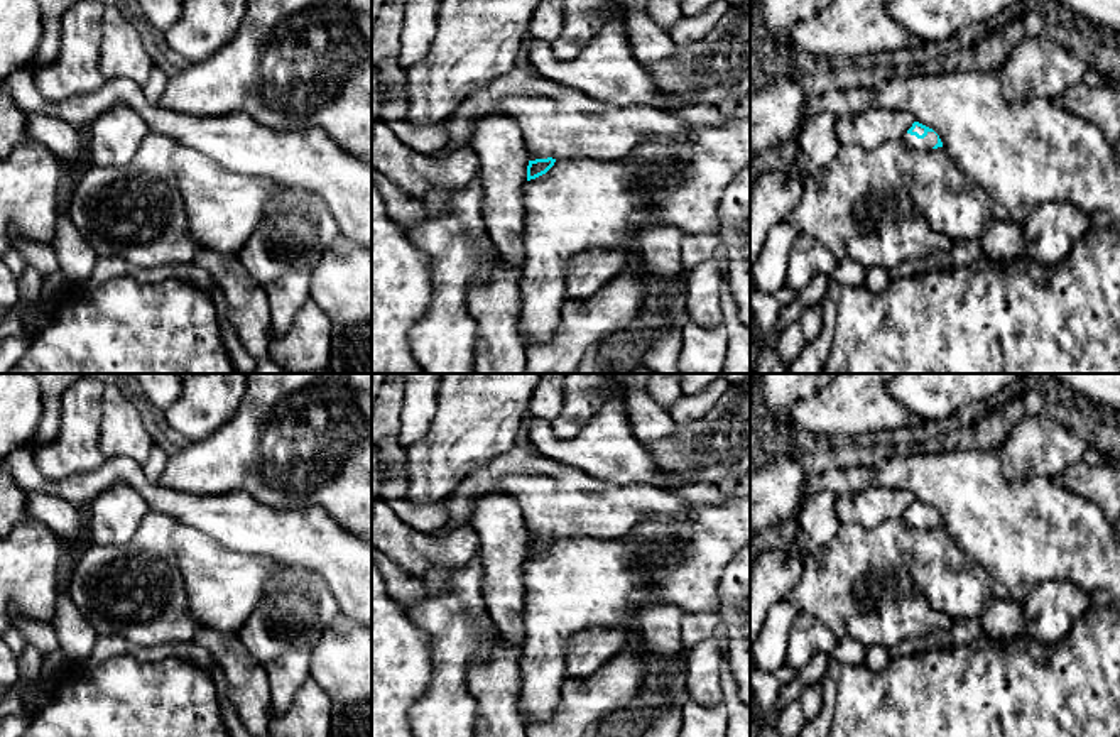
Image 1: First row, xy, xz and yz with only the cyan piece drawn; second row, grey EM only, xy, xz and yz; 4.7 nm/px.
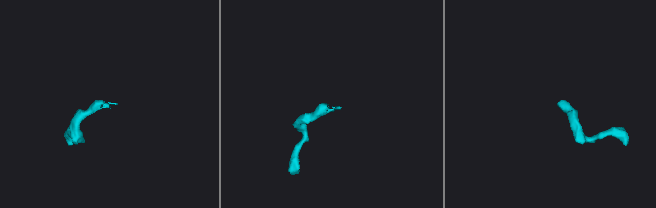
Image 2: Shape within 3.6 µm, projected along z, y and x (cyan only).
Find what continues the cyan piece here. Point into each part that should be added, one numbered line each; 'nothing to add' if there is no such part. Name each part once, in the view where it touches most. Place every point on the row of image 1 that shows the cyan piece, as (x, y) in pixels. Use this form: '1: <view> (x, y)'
1: yz (929, 141)

